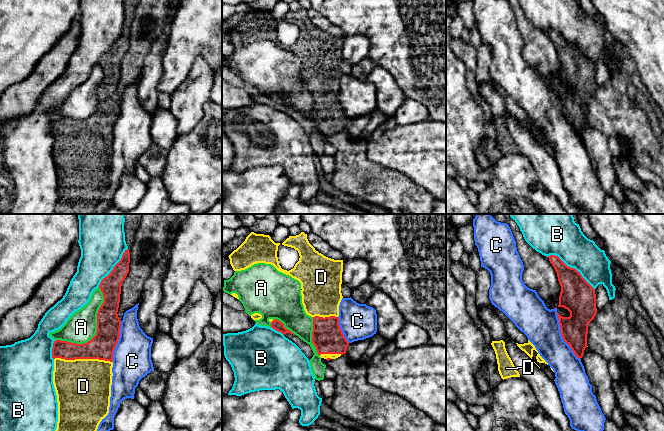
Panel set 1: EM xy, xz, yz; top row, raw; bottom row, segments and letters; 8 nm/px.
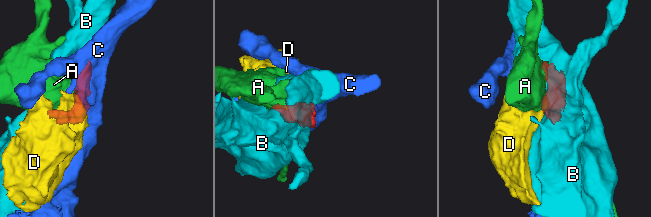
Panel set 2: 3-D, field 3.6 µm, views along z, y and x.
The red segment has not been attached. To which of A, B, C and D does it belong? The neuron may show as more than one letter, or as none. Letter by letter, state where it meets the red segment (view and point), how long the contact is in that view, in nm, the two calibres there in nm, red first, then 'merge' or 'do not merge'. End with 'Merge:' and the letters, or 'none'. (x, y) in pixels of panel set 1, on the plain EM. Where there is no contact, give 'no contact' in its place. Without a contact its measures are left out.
A: xy (97, 106) | 550 nm | 200/240 nm | do not merge
B: yz (570, 43) | 460 nm | 280/280 nm | do not merge
C: yz (562, 112) | 440 nm | 220/280 nm | do not merge
D: xy (83, 134) | 480 nm | 200/440 nm | merge
Merge: D

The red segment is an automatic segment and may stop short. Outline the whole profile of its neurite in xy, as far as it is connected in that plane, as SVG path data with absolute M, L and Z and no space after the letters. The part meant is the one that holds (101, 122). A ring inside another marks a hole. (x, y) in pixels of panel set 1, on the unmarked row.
M125 26L121 36L99 64L104 78L97 89L96 111L87 119L76 120L56 116L53 119L53 160L58 178L58 198L53 214L91 214L100 198L108 191L112 161L113 128L120 113L121 96L118 93L122 58L129 48L130 28Z

